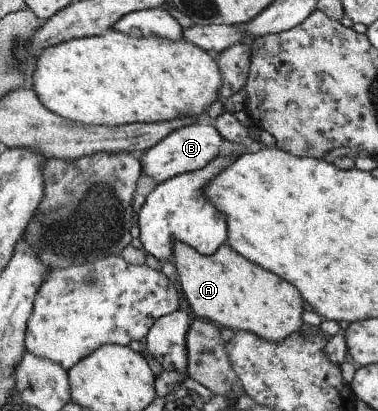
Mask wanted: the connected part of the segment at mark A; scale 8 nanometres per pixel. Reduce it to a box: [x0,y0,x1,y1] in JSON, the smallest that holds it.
[170,240,304,342]

